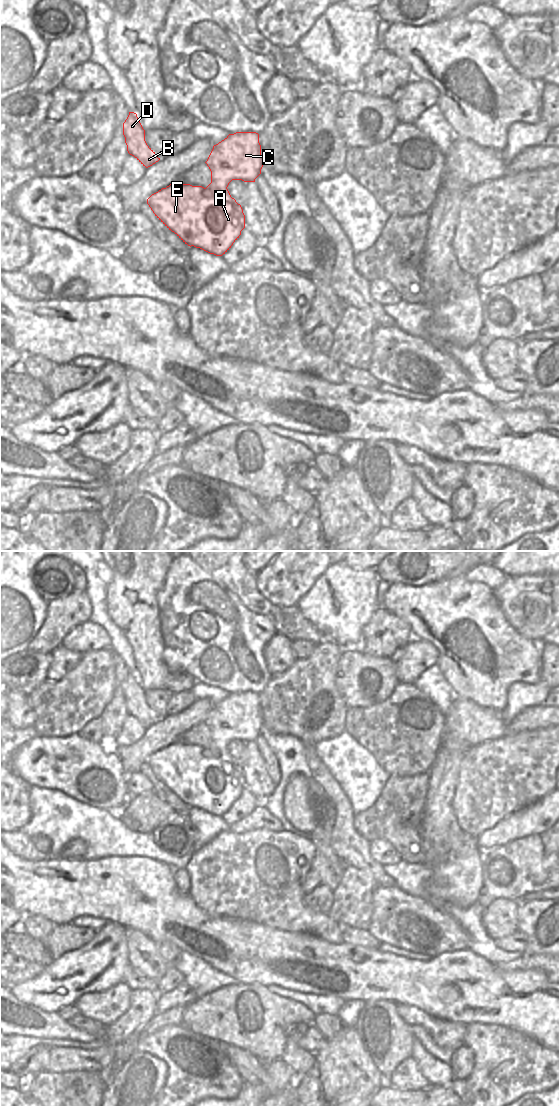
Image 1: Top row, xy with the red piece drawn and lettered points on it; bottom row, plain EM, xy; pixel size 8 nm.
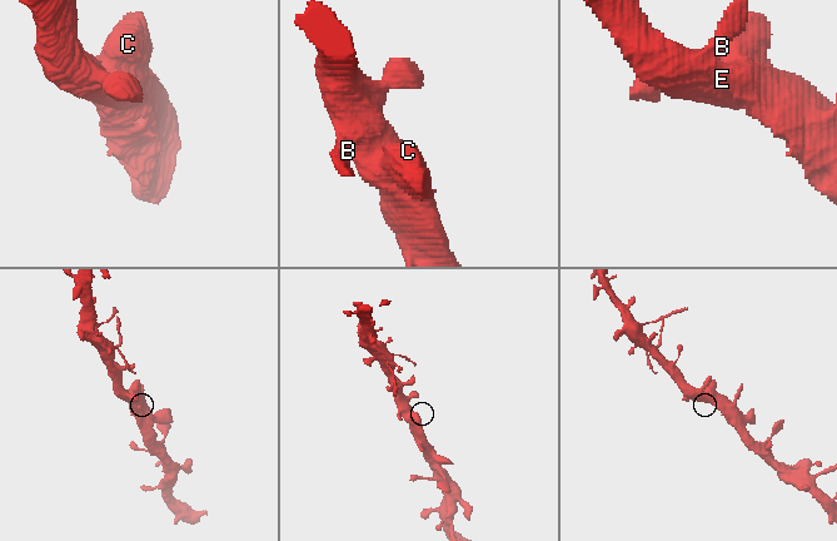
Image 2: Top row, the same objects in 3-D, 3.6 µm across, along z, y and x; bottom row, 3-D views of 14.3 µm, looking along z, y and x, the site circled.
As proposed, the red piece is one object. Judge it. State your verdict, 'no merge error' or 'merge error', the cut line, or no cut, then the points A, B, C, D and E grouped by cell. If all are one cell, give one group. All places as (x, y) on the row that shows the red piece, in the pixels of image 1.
no merge error | no cut | A B C D E

